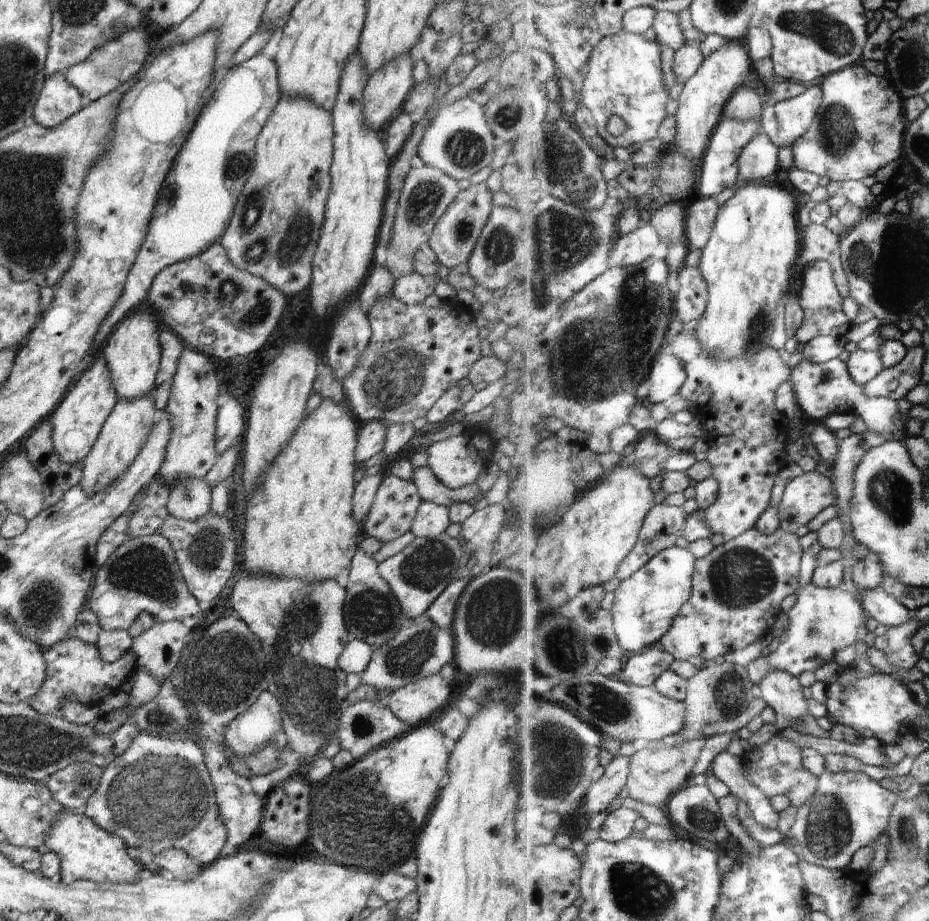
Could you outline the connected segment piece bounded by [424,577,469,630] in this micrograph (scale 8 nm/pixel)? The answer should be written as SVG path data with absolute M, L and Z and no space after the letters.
M456 578L444 589L438 598L428 607L424 613L434 624L437 624L441 629L451 630L453 626L453 618L455 606L458 599L468 584L469 578Z

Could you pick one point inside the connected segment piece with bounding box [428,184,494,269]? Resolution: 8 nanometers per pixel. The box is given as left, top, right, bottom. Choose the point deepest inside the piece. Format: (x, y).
(453, 239)

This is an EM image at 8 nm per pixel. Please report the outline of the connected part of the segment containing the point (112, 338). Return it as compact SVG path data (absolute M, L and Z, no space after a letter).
M143 304L122 319L106 340L104 358L118 401L142 398L155 387L155 376L162 356L156 318L156 312Z

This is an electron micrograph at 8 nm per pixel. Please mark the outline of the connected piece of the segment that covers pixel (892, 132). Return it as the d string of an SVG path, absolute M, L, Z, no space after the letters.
M862 63L831 74L822 81L824 100L812 128L793 146L794 164L802 170L827 176L833 182L862 181L876 176L891 162L902 159L906 114L899 91L887 76L872 74Z

